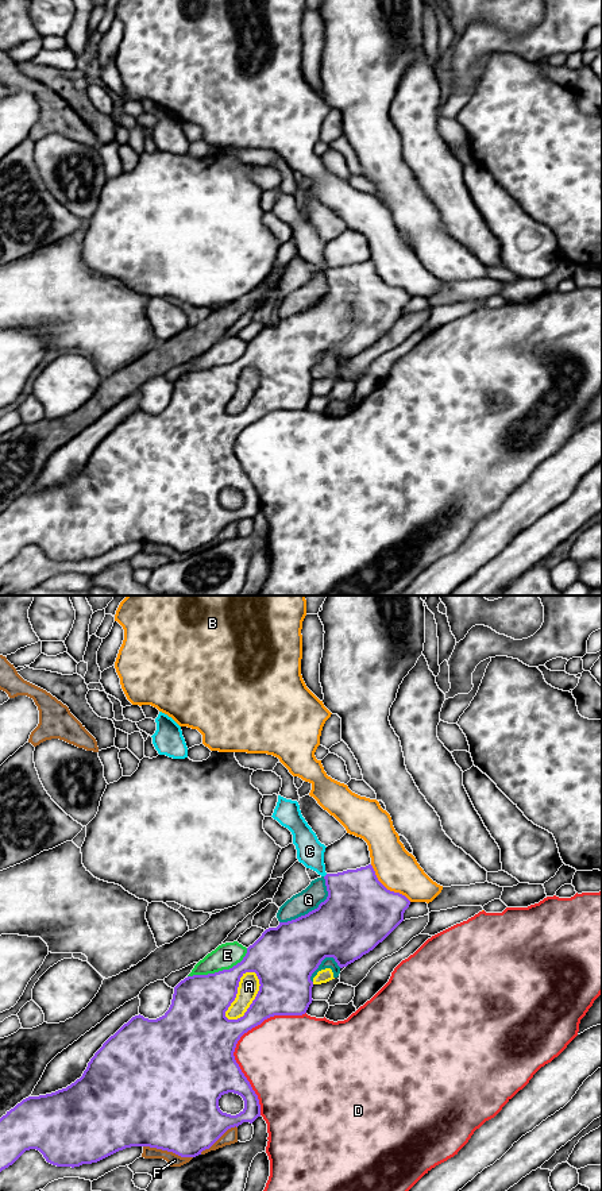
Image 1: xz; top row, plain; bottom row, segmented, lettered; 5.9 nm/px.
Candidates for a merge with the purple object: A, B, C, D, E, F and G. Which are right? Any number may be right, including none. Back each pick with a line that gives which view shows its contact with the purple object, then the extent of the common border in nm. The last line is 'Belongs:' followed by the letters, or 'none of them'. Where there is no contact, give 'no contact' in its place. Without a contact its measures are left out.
Belongs: none of them

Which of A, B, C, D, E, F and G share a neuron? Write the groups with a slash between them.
A F G / B / C / D / E

